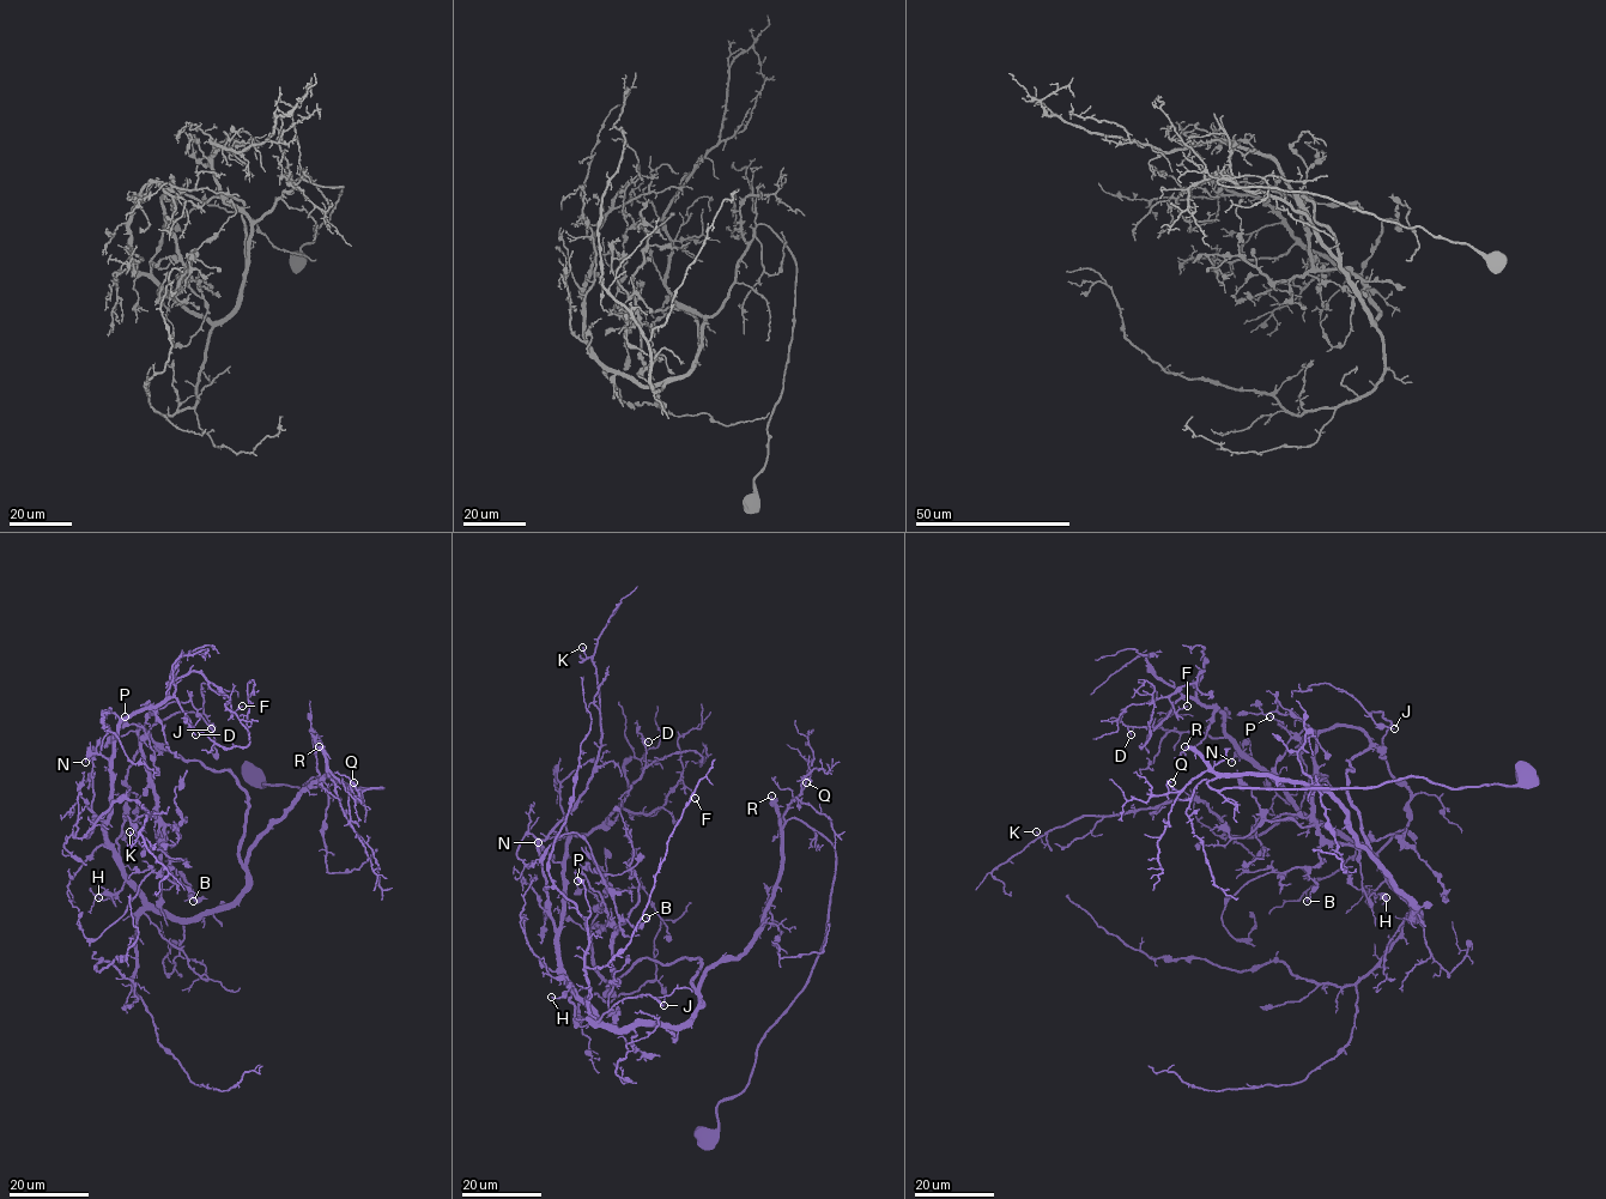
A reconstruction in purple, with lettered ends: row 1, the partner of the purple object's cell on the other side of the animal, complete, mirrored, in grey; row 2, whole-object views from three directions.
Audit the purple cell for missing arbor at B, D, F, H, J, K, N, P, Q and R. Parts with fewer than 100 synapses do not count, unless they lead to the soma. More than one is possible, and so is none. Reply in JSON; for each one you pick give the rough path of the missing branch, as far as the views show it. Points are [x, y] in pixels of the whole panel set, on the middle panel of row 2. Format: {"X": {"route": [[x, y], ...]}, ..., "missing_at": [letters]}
{"missing_at": ["R"]}

